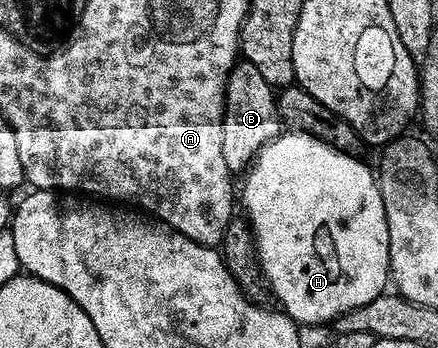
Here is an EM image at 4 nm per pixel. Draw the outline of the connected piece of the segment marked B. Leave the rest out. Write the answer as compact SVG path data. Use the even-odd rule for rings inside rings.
M246 62L236 63L234 70L227 75L221 126L221 154L225 154L227 171L232 174L242 173L260 150L280 132L279 105L273 86L261 78L257 66Z

